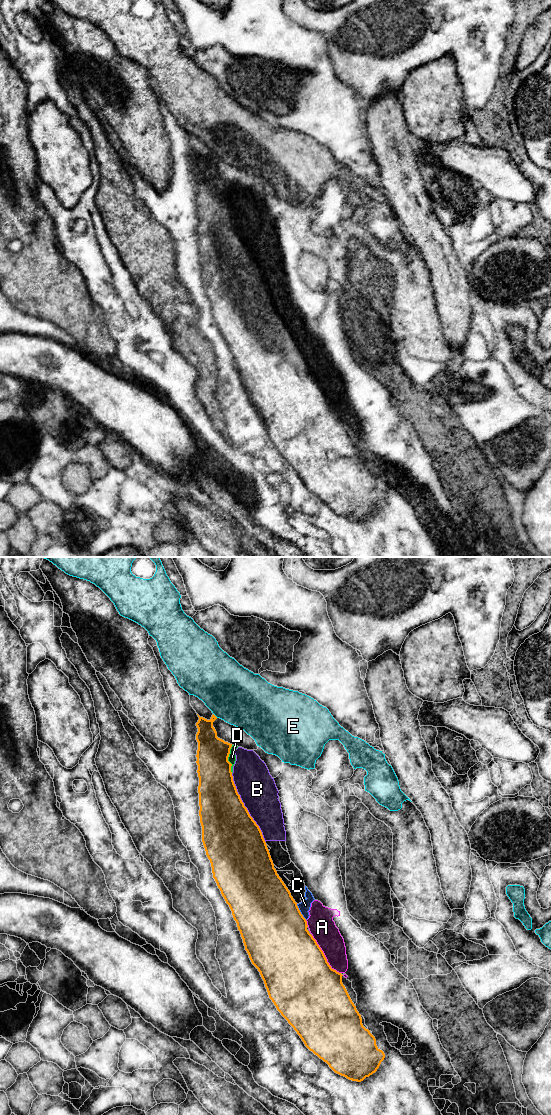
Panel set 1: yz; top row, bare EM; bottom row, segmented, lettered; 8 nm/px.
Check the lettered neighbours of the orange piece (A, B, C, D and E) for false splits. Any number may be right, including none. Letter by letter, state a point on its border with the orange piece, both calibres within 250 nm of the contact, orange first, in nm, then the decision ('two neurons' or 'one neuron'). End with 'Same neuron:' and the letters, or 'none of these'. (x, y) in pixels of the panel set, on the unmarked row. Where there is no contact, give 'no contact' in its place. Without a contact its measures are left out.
A: yz (324, 396) | 500/200 nm | two neurons
B: yz (246, 248) | 440/300 nm | two neurons
C: yz (300, 352) | 500/90 nm | two neurons
D: yz (227, 199) | 300/60 nm | two neurons
E: yz (214, 155) | 190/460 nm | two neurons
Same neuron: none of these

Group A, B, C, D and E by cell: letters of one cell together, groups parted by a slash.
A B C D / E

